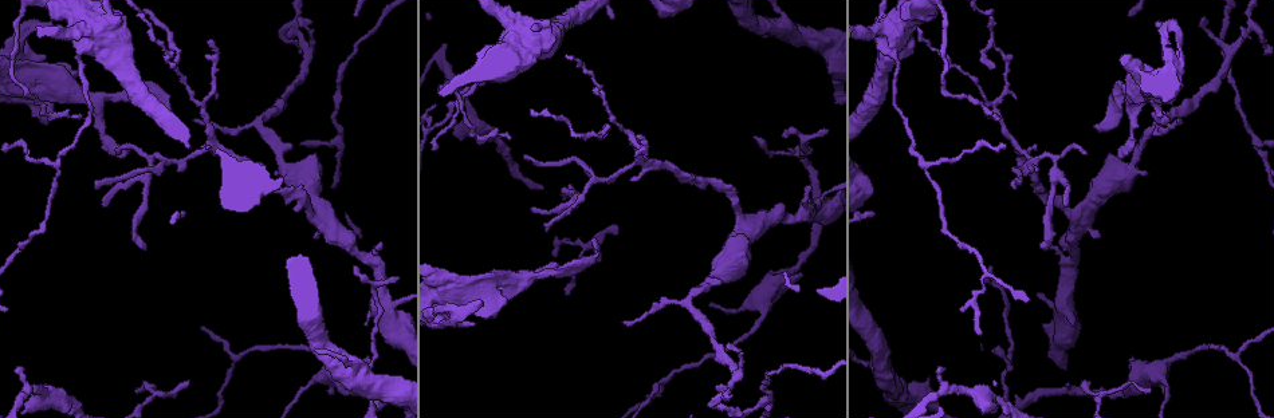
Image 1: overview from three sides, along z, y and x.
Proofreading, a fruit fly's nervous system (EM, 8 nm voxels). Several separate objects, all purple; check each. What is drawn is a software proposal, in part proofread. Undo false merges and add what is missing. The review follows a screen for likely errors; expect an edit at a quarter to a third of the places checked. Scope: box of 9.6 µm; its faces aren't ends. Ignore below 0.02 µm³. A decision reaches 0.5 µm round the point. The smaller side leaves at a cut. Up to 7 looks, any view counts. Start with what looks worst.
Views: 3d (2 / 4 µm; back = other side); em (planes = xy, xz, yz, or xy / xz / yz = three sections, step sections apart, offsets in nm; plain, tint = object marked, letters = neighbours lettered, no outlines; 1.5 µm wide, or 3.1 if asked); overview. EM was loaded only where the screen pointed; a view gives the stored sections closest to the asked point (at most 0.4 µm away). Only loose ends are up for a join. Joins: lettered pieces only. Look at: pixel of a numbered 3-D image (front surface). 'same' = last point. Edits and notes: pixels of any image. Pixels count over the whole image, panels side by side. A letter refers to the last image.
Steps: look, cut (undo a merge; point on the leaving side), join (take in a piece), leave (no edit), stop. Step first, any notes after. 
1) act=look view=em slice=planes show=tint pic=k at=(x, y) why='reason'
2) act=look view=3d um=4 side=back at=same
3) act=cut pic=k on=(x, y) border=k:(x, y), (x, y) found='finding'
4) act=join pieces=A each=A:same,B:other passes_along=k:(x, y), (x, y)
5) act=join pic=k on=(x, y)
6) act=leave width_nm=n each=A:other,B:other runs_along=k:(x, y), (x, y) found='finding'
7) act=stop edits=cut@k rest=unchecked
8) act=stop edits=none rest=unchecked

act=look view=em slice=planes show=letters pic=1 at=(98, 189) why='tapers out'

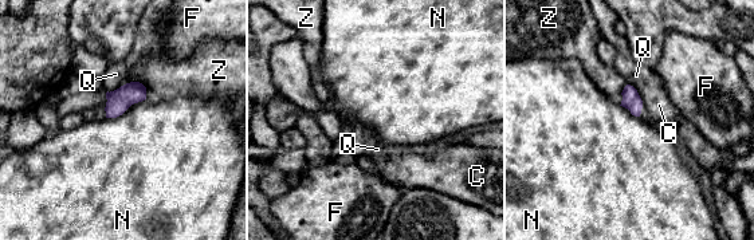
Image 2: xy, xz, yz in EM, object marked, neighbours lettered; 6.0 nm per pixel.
act=leave each=C:other,F:other,N:other,Q:other,Z:other border=2:(144, 99), (106, 118) found='no lettered piece goes on from it'

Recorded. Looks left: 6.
act=look view=3d um=4 pic=1 at=(1158, 23) why='branch stops here'

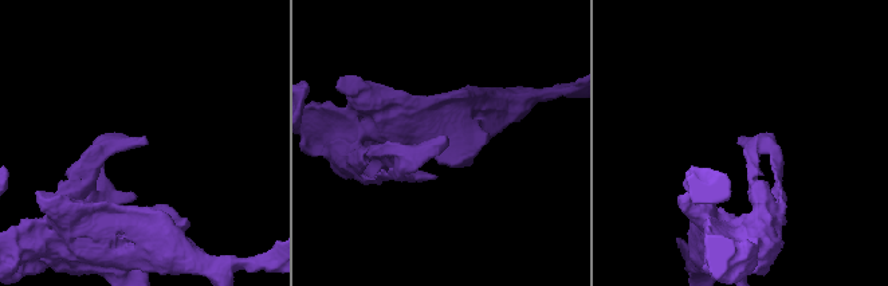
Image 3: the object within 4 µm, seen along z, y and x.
act=look view=em slice=yz step=8 show=letters pic=3 at=(145, 140) why='need the tissue'

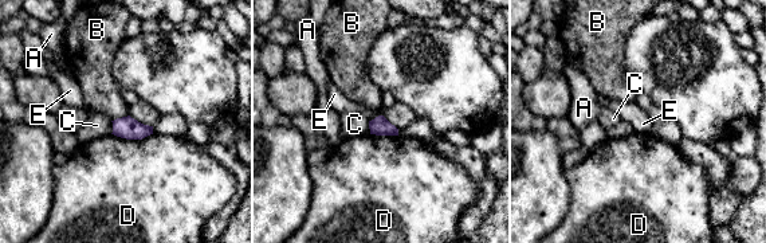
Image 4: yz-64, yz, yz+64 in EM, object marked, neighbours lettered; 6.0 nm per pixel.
act=look view=em slice=planes show=letters at=same why='cut it another way'

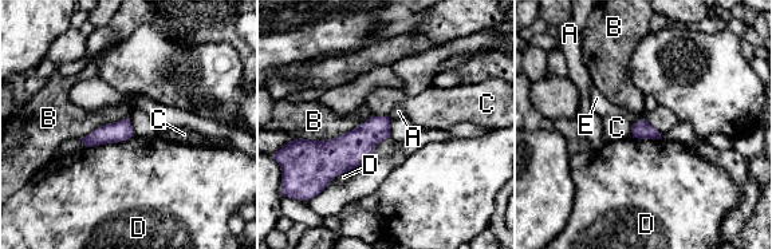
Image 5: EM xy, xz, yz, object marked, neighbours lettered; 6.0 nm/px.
act=leave each=A:other,B:other,C:other,D:other,E:other border=5:(389, 118), (390, 135) found='no lettered piece goes on from it'

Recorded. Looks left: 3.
act=look view=3d um=2 pic=1 at=(799, 279)

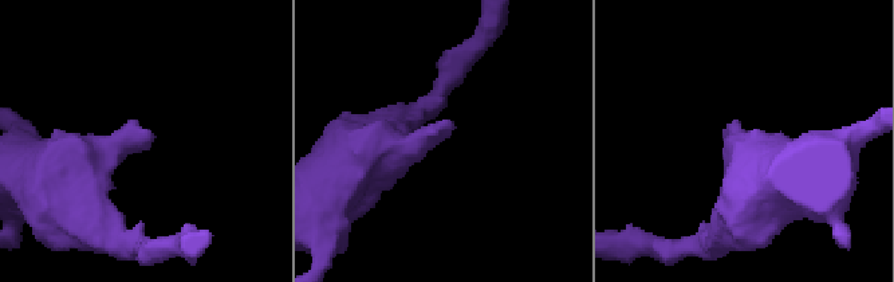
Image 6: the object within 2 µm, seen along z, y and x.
act=look view=em slice=yz step=8 show=tint pic=6 at=(729, 132)

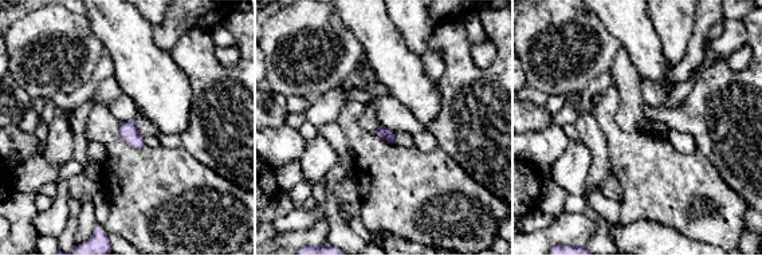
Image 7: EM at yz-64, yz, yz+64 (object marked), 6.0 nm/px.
act=look view=em slice=yz step=8 show=letters at=same

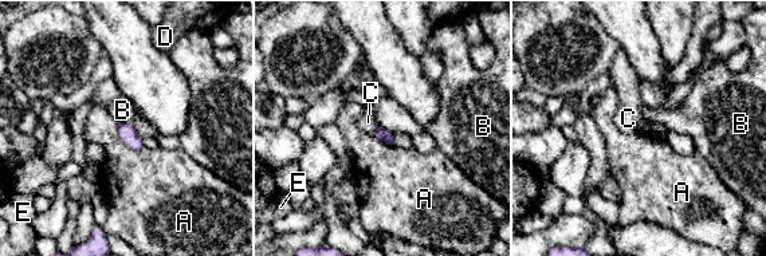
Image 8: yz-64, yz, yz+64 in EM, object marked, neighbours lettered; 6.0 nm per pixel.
act=leave each=A:other,B:other,C:other,D:other,E:other border=8:(118, 123), (129, 146), (144, 148) found='no lettered piece goes on from it'

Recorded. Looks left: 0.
act=stop edits=none rest=unchecked

